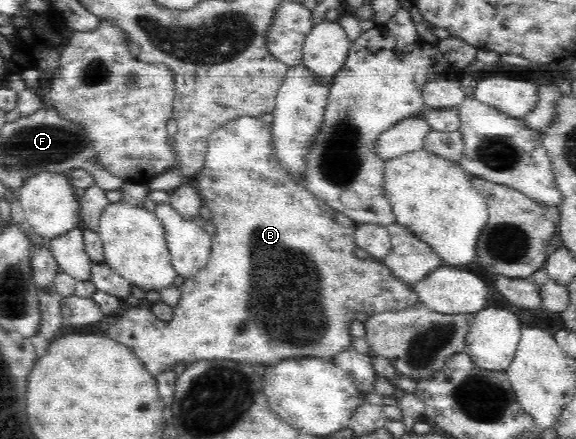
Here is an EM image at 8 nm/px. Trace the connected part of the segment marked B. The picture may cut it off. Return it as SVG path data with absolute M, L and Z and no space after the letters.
M302 65L291 67L285 76L281 88L279 88L275 108L272 112L273 121L270 124L261 121L260 117L240 116L223 124L221 128L214 131L209 136L205 162L201 172L196 175L197 186L199 186L202 202L212 212L212 219L209 221L216 227L216 233L212 236L211 254L207 264L199 272L191 275L179 289L181 297L176 307L174 307L173 318L165 322L159 320L148 306L136 306L130 309L123 309L119 314L118 321L107 331L107 338L111 338L130 348L146 366L146 369L155 377L161 400L171 404L173 394L175 394L176 382L178 376L172 369L175 364L183 362L189 366L191 362L197 360L241 360L247 364L270 364L281 359L301 358L301 356L332 358L338 352L352 348L352 338L350 323L355 319L356 312L365 312L368 315L374 315L389 310L403 310L413 308L418 302L417 293L414 291L413 284L401 281L391 274L383 260L368 258L359 259L355 256L353 249L356 247L354 241L355 228L357 223L348 216L333 210L322 200L319 200L302 183L303 172L305 172L305 154L311 150L316 137L320 134L321 124L323 124L323 112L328 103L329 87L316 80L313 72Z

